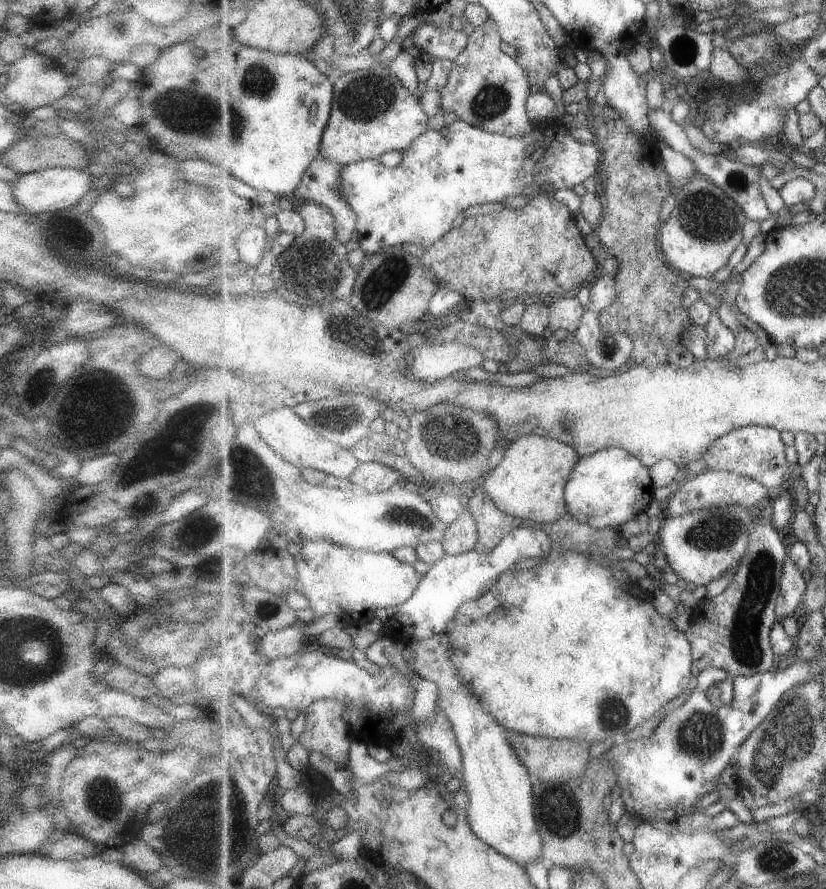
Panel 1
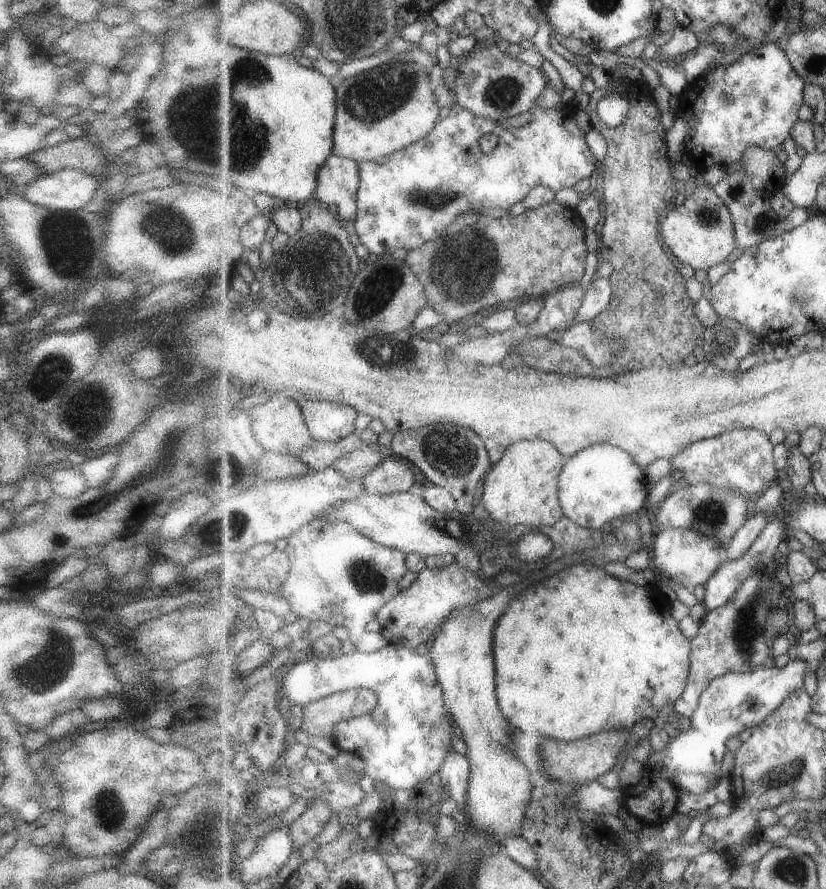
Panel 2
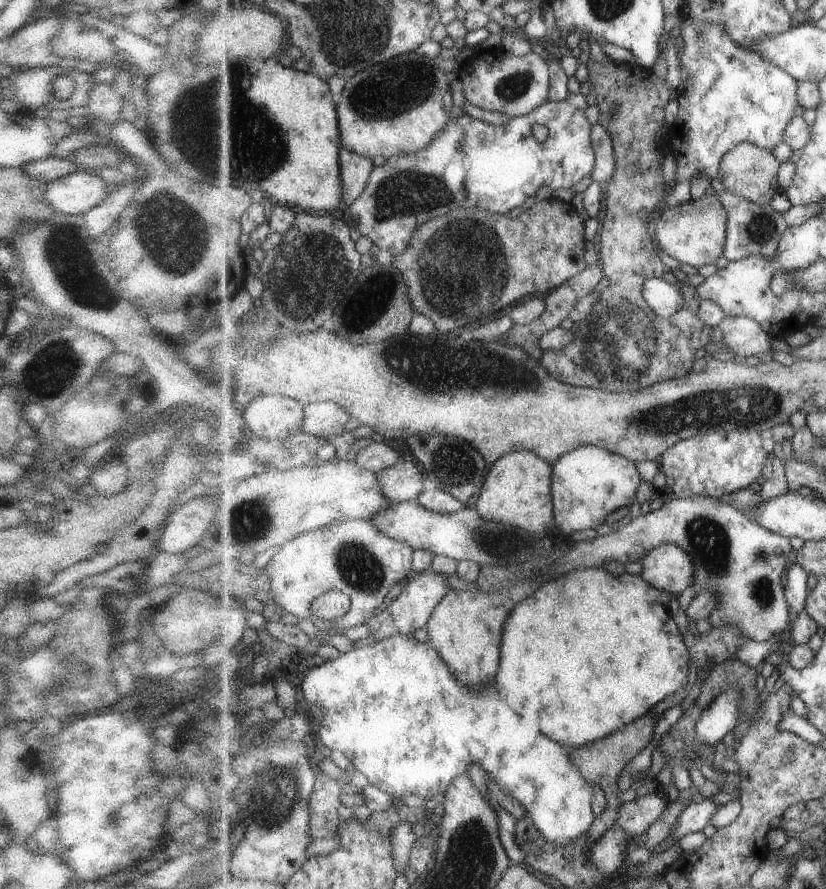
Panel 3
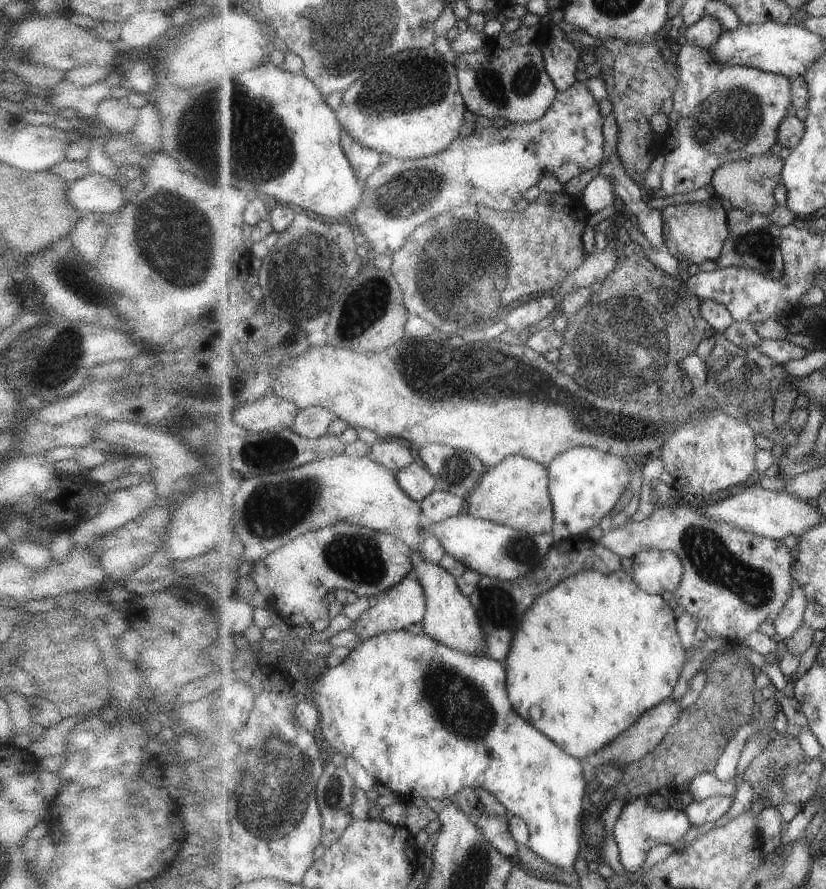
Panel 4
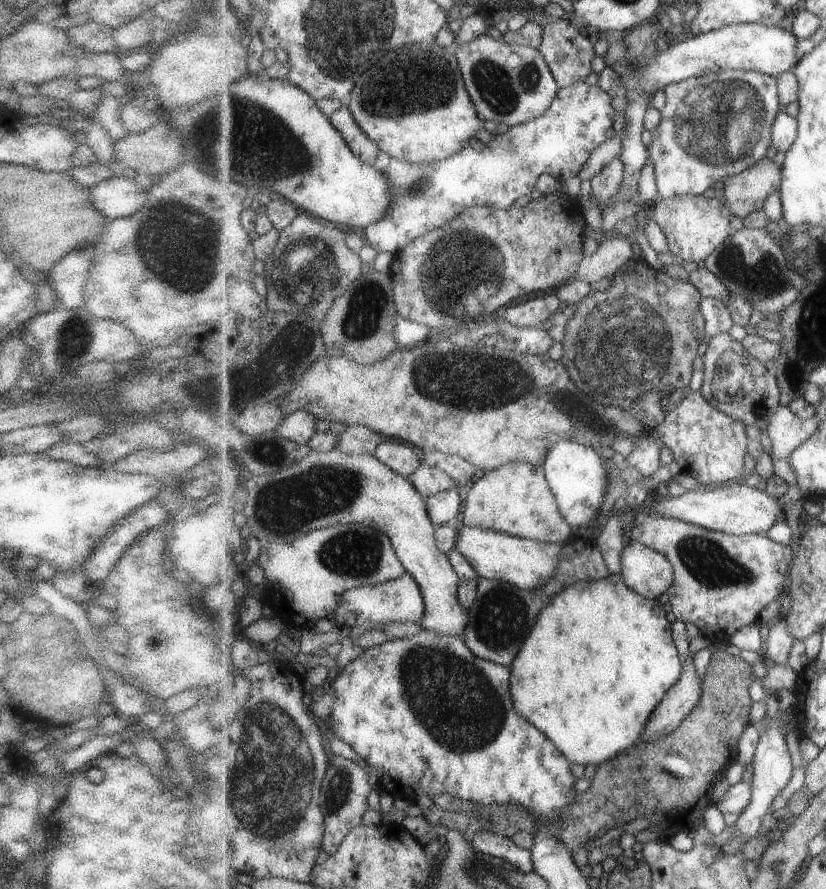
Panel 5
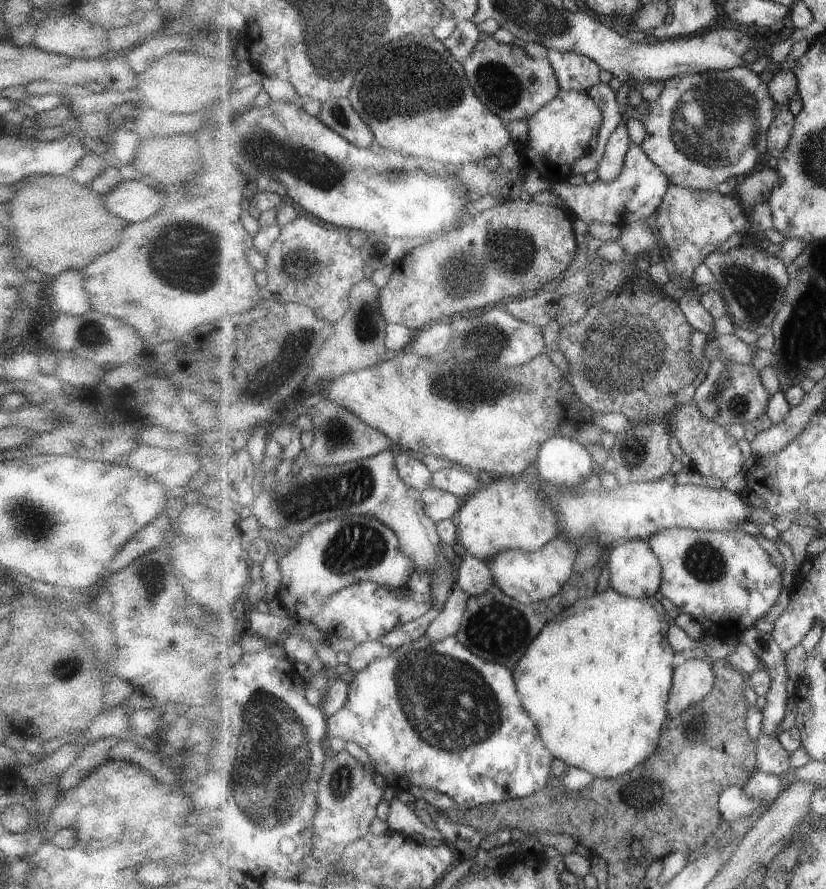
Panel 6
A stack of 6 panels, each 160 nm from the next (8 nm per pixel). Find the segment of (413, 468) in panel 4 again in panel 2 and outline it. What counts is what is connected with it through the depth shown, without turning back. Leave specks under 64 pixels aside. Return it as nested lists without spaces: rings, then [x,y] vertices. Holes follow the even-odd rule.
[[[396,458],[385,459],[380,466],[373,467],[363,478],[366,491],[373,494],[391,494],[415,489],[413,470]]]

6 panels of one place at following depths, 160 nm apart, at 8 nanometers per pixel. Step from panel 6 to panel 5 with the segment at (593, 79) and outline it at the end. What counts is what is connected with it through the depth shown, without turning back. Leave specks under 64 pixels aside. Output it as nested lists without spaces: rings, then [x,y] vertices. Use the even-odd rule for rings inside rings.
[[[567,18],[547,21],[543,27],[544,35],[538,49],[547,59],[560,88],[575,84],[577,81],[585,81],[591,74],[591,62],[595,58],[593,40],[590,40],[589,36],[583,36]]]

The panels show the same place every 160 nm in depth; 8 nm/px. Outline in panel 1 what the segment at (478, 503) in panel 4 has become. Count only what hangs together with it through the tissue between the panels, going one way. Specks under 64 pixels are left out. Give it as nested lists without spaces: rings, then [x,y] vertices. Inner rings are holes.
[[[533,434],[523,436],[521,440],[515,440],[509,446],[505,460],[487,476],[482,482],[482,487],[506,513],[535,521],[537,524],[552,523],[570,512],[565,489],[579,460],[581,454],[569,444]]]

